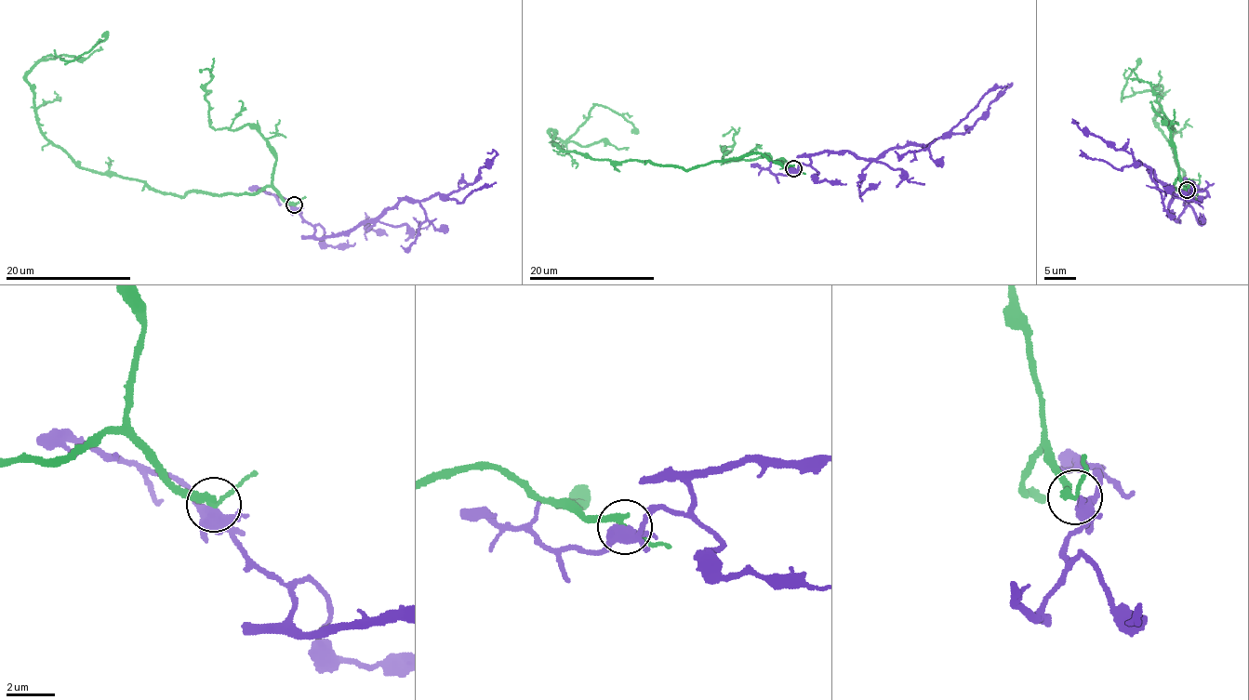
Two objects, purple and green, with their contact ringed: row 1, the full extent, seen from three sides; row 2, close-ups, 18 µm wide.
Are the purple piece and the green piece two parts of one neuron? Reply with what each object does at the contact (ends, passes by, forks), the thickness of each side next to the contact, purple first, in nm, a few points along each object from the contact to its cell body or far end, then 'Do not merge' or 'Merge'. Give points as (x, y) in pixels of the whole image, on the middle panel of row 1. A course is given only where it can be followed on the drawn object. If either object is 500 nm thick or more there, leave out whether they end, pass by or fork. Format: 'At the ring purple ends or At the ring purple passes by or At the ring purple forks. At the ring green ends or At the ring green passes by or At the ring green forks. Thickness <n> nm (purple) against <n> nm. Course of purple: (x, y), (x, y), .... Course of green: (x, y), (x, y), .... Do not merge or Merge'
At the ring purple forks. At the ring green passes by. Thickness 400 nm (purple) against 240 nm. Course of purple: (792, 169), (808, 165), (812, 154), (844, 151), (876, 159), (890, 150), (963, 133), (1010, 85), (1001, 88). Course of green: (792, 169), (760, 153), (685, 170), (591, 159), (565, 152), (551, 133), (568, 138), (603, 105), (638, 133). Do not merge

